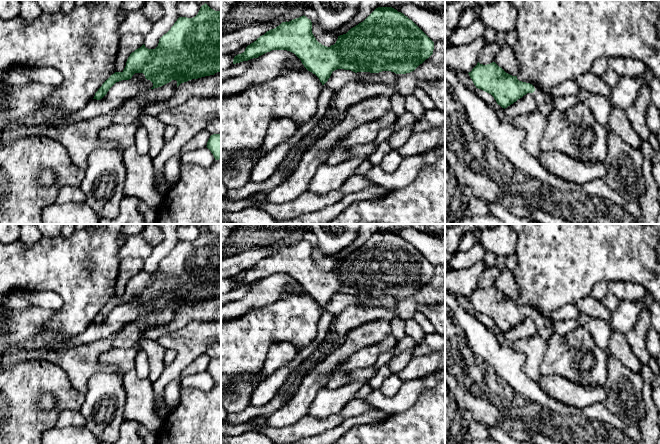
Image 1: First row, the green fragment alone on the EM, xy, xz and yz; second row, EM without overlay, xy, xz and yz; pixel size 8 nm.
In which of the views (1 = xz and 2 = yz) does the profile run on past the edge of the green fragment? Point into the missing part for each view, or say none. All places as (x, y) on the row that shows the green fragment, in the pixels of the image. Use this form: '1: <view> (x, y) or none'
1: none
2: yz (543, 100)

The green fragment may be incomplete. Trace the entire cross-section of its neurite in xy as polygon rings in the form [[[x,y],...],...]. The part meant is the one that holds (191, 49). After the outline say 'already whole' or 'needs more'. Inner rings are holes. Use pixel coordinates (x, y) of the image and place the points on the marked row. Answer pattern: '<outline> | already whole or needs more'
[[[206,3],[201,6],[198,14],[193,18],[179,17],[171,29],[160,39],[155,49],[148,49],[143,44],[130,54],[126,66],[122,72],[112,74],[98,89],[93,99],[102,99],[109,89],[122,80],[129,80],[135,73],[143,73],[147,80],[153,83],[154,88],[161,87],[172,80],[177,81],[177,87],[184,82],[198,79],[205,76],[214,75],[221,71],[221,11],[211,9]]] | already whole

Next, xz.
[[[378,7],[363,22],[351,28],[346,34],[338,36],[334,45],[327,47],[316,40],[312,33],[311,20],[303,15],[289,22],[282,22],[276,28],[267,31],[248,45],[243,53],[236,55],[233,64],[258,58],[272,50],[287,50],[294,53],[301,60],[304,67],[315,74],[324,85],[332,72],[337,69],[351,70],[355,73],[379,73],[382,71],[391,71],[396,74],[410,73],[433,54],[434,42],[403,13],[392,7]]] | already whole

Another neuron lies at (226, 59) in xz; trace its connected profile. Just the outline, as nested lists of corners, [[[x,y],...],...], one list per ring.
[[[247,46],[231,53],[231,54],[221,54],[221,69],[227,69],[233,65],[233,59],[236,55],[241,54],[245,51]]]

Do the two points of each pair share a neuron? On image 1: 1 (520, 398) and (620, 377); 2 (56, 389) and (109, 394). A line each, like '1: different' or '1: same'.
1: different
2: different

